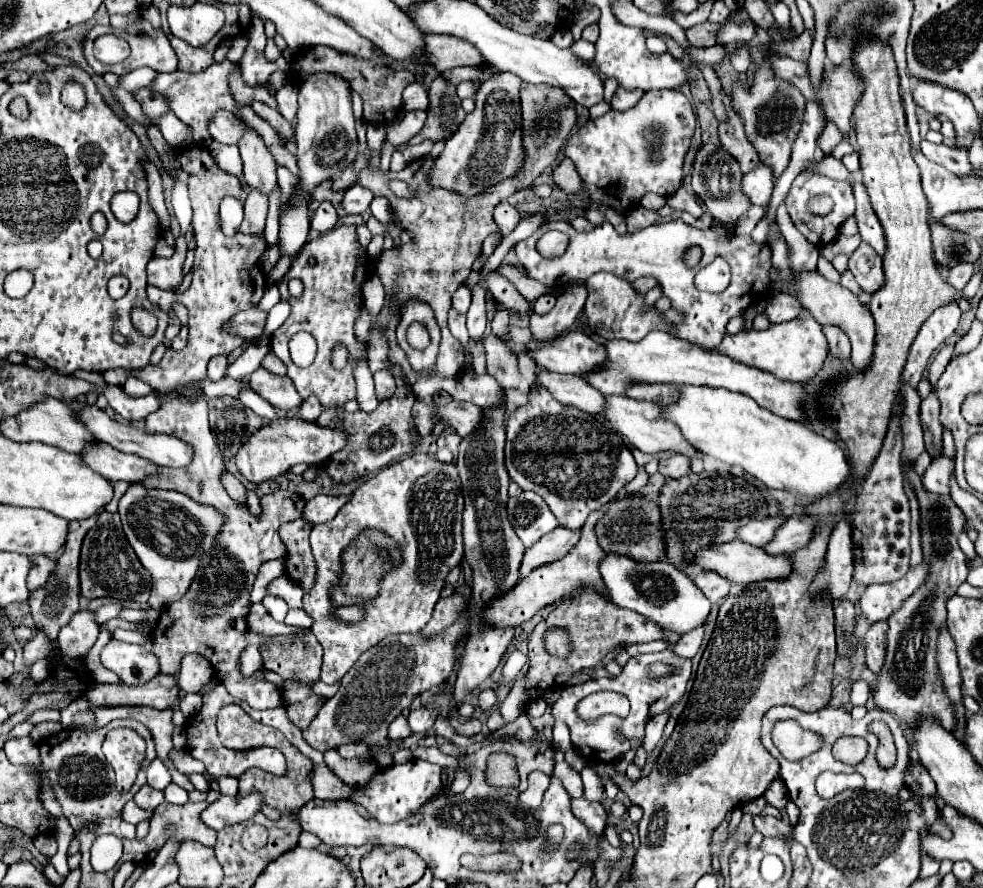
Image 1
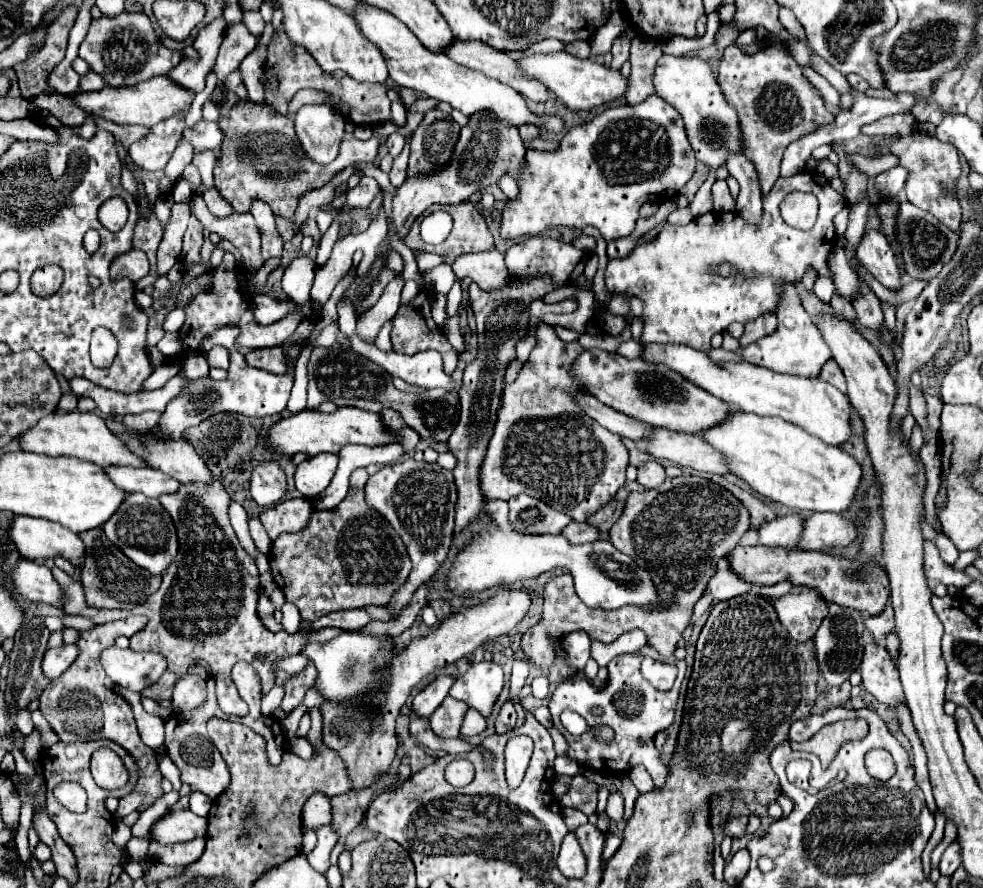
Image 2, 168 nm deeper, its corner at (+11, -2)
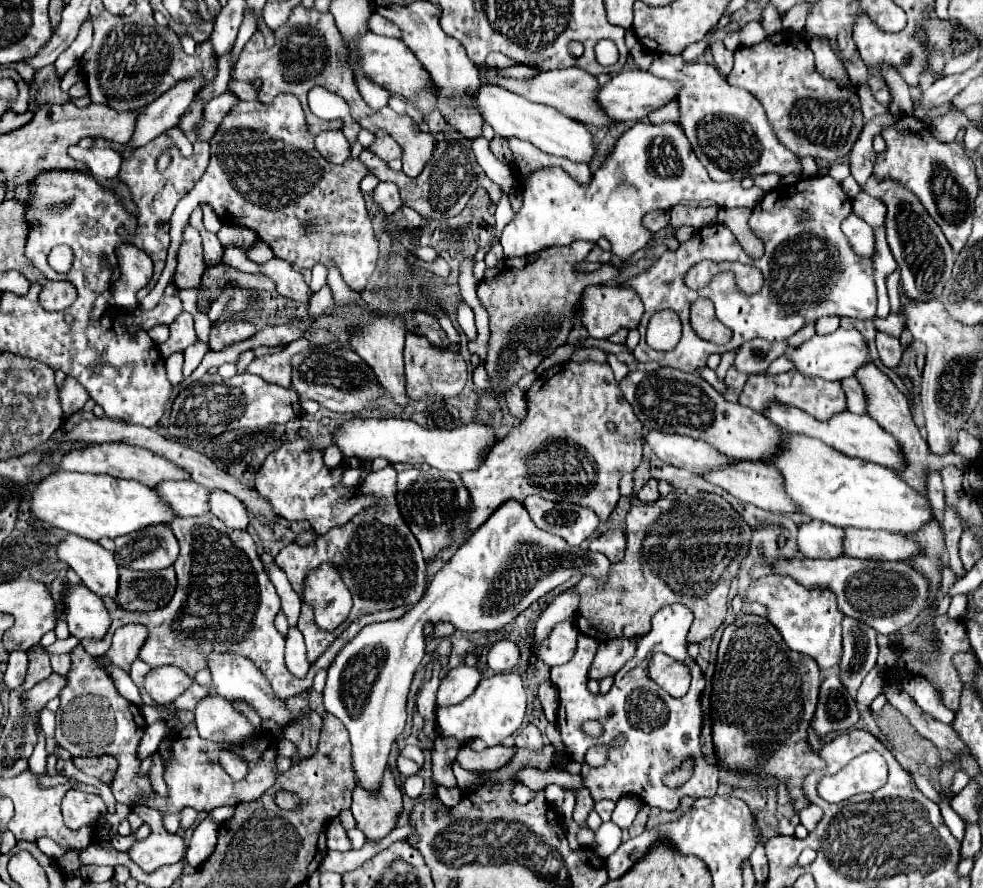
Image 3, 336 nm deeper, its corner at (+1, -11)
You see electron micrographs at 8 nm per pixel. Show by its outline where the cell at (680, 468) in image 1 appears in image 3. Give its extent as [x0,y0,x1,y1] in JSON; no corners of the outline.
[638,478,660,504]

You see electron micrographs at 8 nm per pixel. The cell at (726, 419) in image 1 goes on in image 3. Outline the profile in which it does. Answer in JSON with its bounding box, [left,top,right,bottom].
[764,434,932,534]

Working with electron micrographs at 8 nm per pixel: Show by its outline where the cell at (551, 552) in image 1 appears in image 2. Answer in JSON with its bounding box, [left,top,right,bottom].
[562,523,600,543]

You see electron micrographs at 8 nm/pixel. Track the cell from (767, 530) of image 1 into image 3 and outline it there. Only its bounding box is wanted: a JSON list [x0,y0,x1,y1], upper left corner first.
[798,520,842,558]

